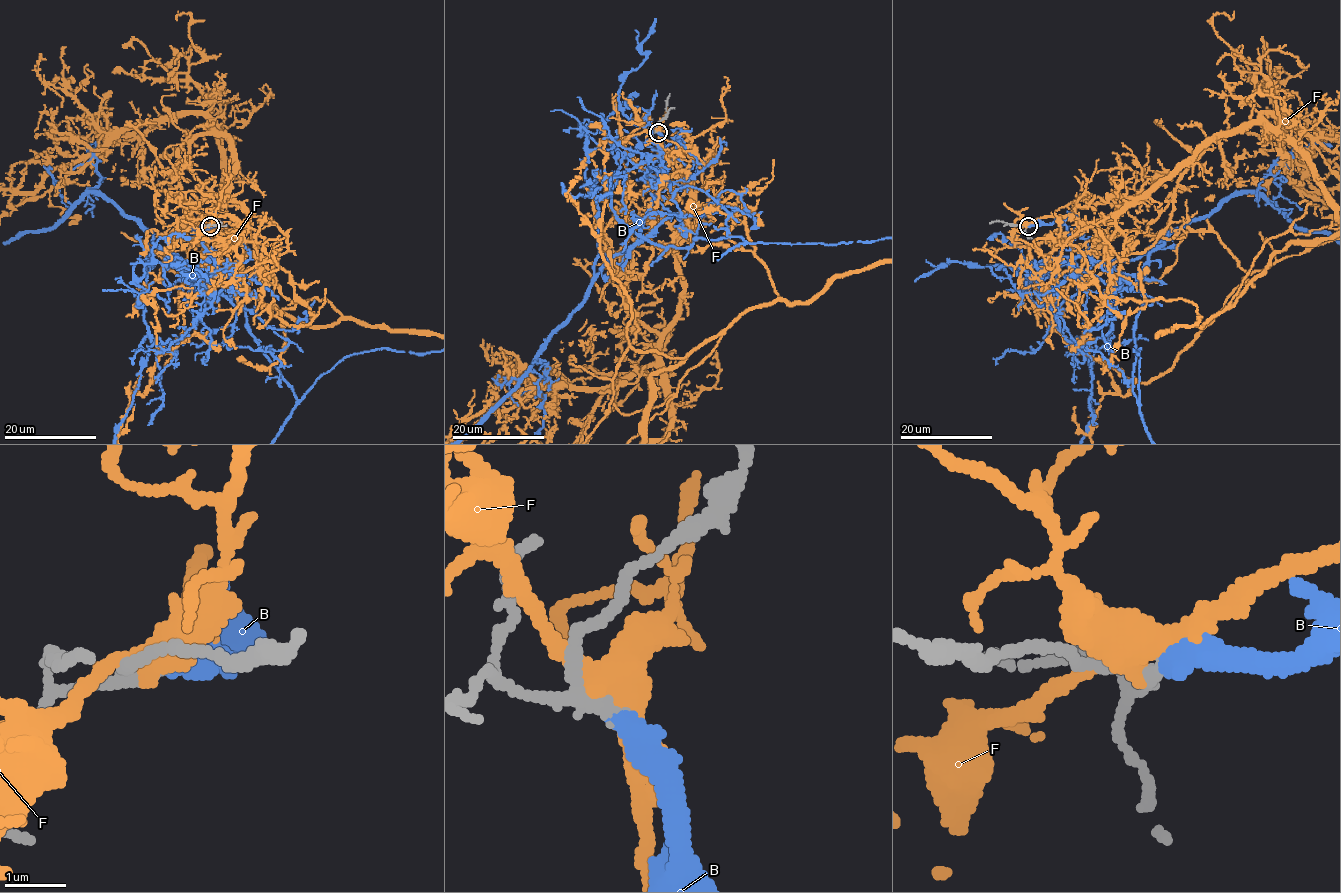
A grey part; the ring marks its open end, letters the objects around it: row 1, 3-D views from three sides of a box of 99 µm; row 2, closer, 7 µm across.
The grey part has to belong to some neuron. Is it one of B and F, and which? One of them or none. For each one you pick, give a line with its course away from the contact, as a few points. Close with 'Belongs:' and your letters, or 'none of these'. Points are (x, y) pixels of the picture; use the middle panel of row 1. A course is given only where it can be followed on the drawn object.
Belongs: B

